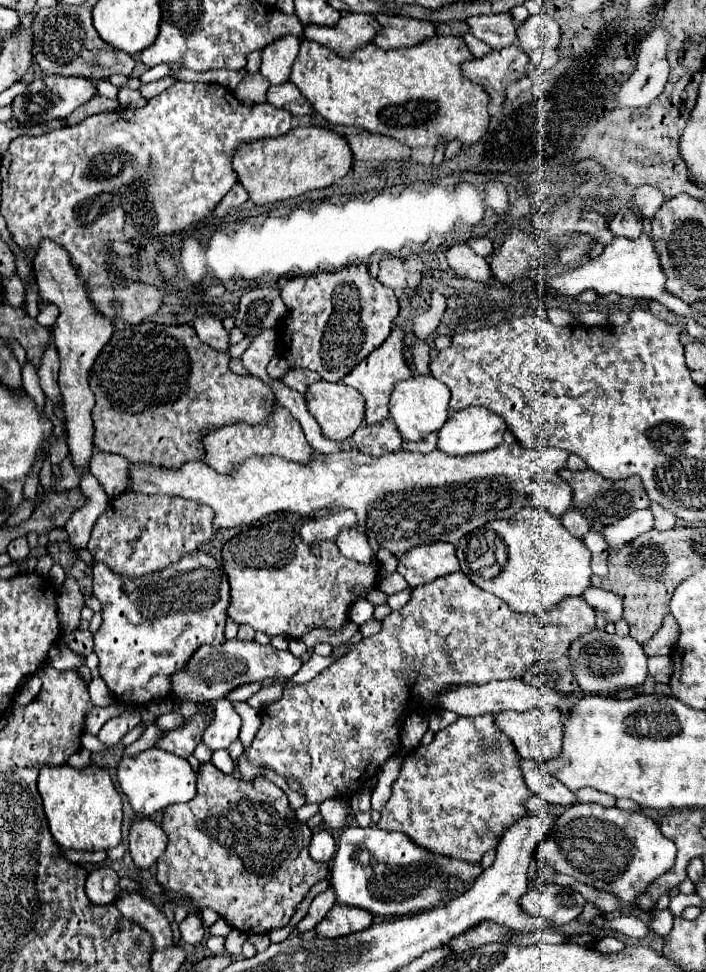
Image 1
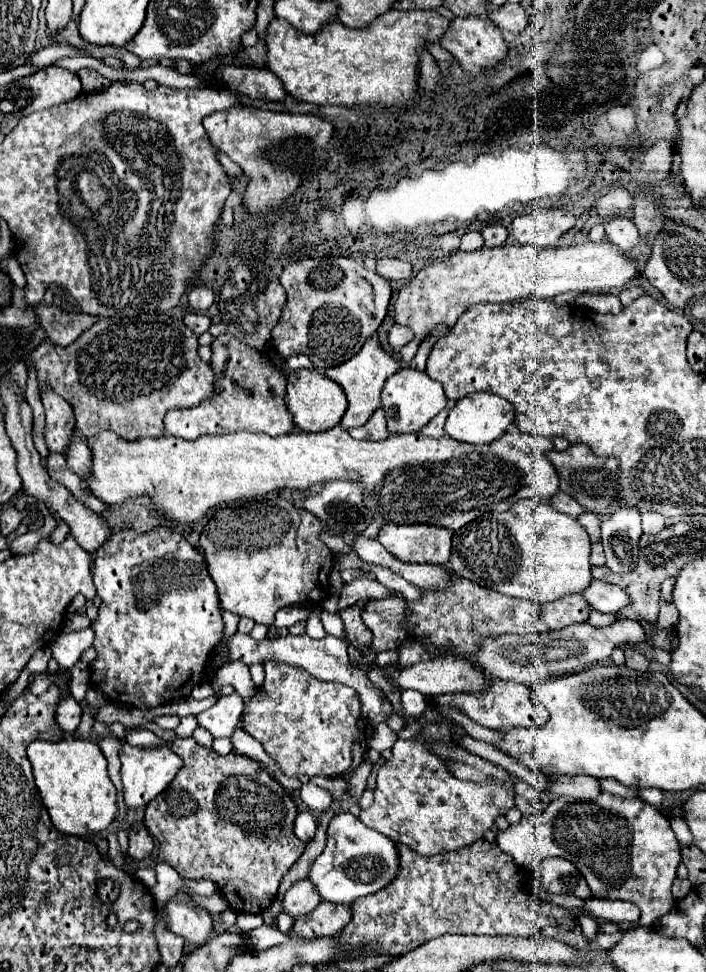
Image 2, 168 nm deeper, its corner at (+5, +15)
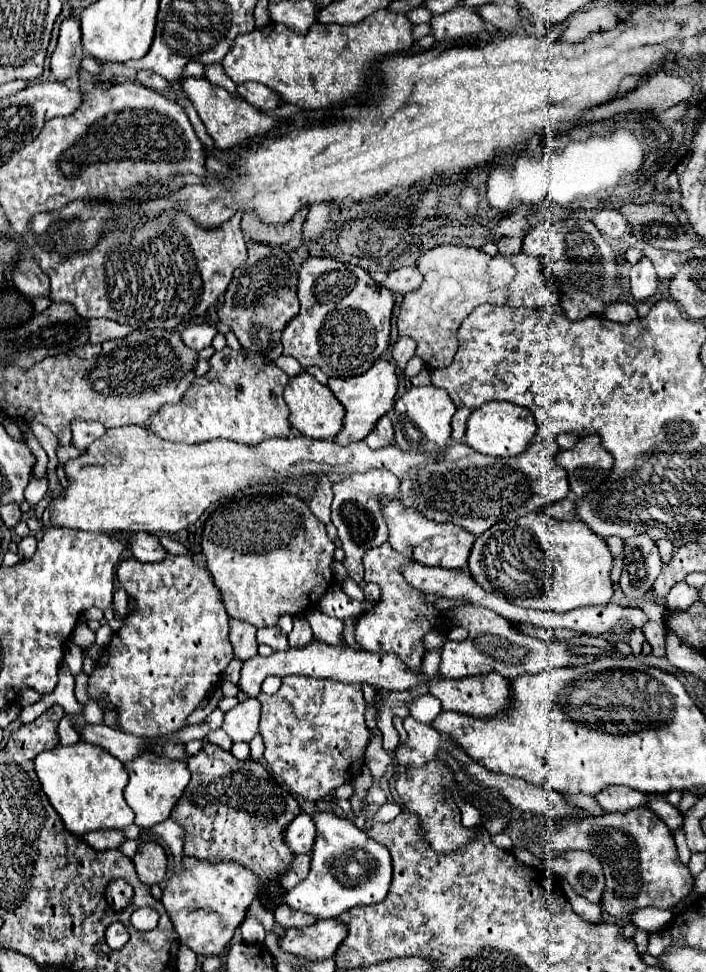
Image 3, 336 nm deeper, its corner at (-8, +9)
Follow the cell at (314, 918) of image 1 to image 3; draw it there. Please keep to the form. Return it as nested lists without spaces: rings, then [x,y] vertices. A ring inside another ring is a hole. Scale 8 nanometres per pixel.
[[[280,906],[280,910],[274,912],[274,918],[282,928],[304,928],[304,926],[316,922],[316,918],[312,918],[310,914],[298,912],[290,906]]]

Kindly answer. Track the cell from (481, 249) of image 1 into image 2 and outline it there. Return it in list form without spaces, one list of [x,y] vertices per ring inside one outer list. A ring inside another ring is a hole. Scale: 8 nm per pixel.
[[[487,224],[481,228],[481,236],[485,240],[485,246],[493,248],[493,246],[501,246],[507,240],[507,230],[505,230],[505,226]]]

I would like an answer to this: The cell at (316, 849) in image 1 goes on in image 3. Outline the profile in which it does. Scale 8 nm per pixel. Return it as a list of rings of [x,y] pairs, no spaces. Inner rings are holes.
[[[298,814],[282,832],[282,838],[292,854],[310,854],[312,838],[316,836],[316,826],[308,814]]]

